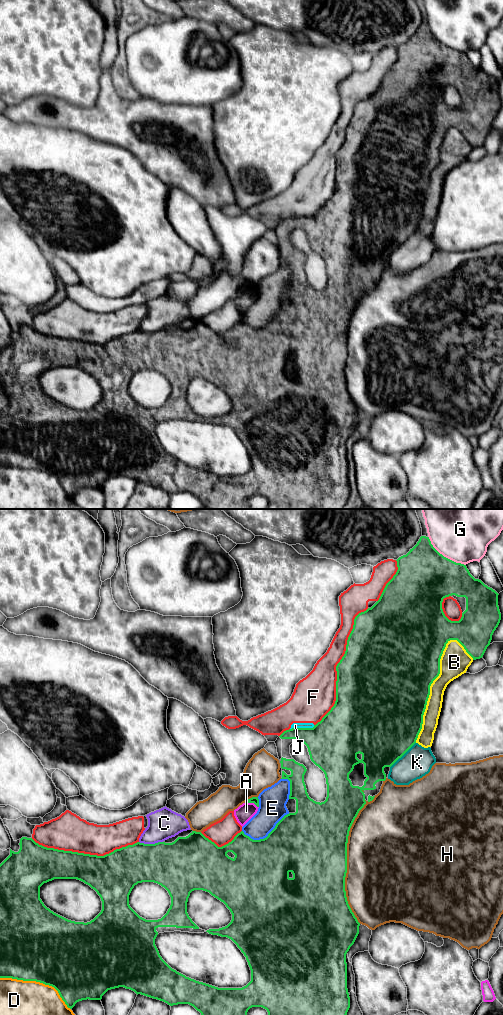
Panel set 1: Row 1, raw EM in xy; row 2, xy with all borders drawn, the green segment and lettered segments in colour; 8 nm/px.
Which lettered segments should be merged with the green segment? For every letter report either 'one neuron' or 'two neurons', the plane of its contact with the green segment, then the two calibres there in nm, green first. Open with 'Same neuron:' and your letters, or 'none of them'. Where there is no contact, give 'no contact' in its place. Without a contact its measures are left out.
Same neuron: none of them
A: two neurons; contact in xy; calibres 60 and 140 nm
B: two neurons; contact in xy; calibres 500 and 190 nm
C: two neurons; contact in xy; calibres 380 and 240 nm
D: two neurons; contact in xy; calibres 500 and 480 nm
E: two neurons; contact in xy; calibres 460 and 220 nm
F: two neurons; contact in xy; calibres 480 and 280 nm
G: two neurons; contact in xy; calibres 460 and 420 nm
H: two neurons; contact in xy; calibres 500 and 500 nm
J: two neurons; contact in xy; calibres 360 and 50 nm
K: two neurons; contact in xy; calibres 500 and 240 nm

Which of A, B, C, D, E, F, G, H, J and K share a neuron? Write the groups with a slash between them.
A / B / C D E F J / G / H / K

